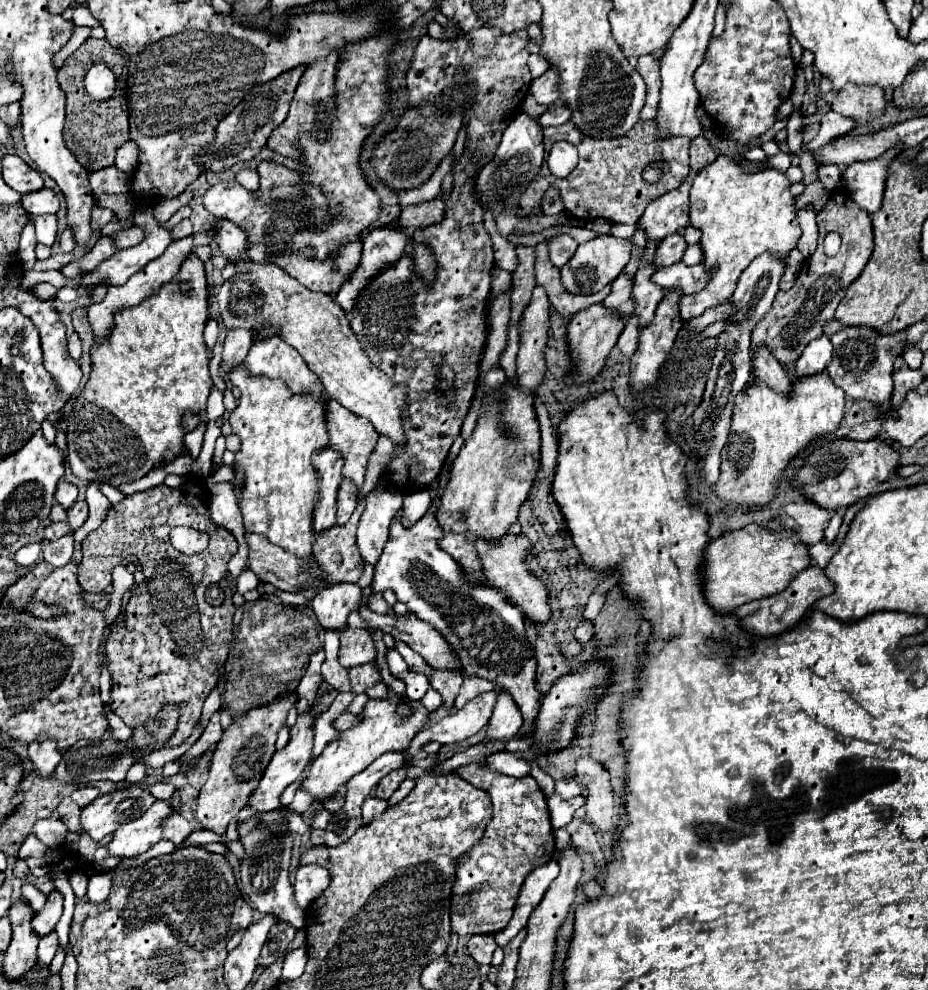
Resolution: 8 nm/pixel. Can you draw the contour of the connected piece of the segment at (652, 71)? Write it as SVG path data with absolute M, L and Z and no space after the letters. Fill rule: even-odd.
M644 55L644 57L638 57L636 71L644 77L644 81L648 85L648 97L646 97L646 105L642 109L642 119L654 119L656 107L660 101L660 65L656 63L654 57Z

